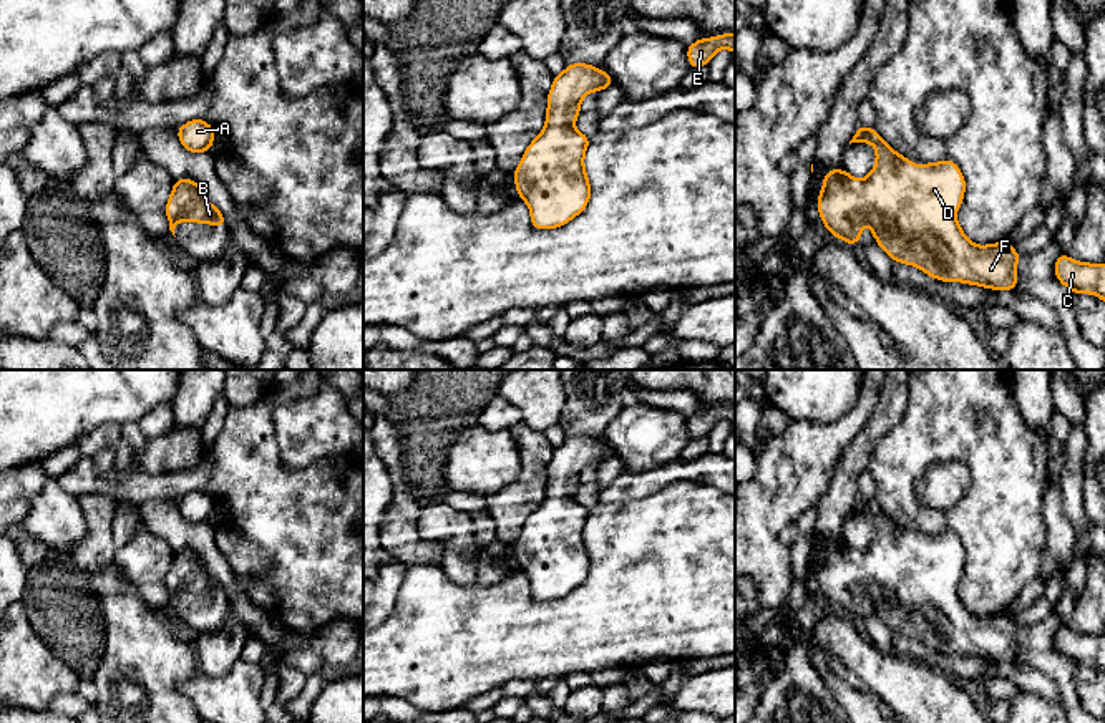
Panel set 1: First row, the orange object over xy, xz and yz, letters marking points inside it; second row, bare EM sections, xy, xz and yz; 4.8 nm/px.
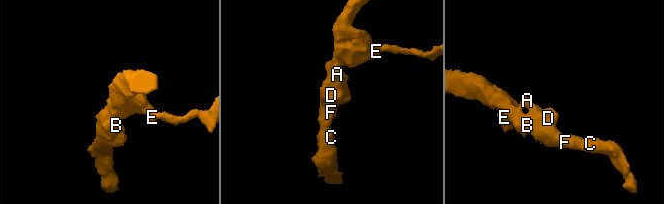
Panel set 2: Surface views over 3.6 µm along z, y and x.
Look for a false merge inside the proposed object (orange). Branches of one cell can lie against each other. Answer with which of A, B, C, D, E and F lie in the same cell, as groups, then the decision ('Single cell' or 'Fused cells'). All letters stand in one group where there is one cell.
Groups: A B C D E F. Single cell

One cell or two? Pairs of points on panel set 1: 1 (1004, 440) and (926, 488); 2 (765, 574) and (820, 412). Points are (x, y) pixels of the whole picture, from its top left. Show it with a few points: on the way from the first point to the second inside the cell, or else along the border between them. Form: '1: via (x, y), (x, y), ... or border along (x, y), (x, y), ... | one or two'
1: border along (926, 468), (961, 461), (969, 471), (971, 486) | two
2: border along (851, 405), (833, 422), (807, 423), (788, 420) | two

